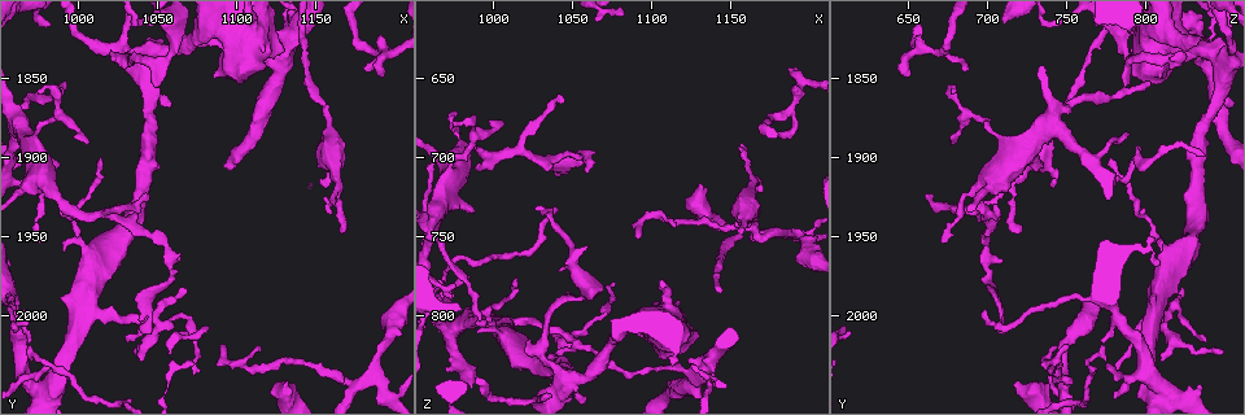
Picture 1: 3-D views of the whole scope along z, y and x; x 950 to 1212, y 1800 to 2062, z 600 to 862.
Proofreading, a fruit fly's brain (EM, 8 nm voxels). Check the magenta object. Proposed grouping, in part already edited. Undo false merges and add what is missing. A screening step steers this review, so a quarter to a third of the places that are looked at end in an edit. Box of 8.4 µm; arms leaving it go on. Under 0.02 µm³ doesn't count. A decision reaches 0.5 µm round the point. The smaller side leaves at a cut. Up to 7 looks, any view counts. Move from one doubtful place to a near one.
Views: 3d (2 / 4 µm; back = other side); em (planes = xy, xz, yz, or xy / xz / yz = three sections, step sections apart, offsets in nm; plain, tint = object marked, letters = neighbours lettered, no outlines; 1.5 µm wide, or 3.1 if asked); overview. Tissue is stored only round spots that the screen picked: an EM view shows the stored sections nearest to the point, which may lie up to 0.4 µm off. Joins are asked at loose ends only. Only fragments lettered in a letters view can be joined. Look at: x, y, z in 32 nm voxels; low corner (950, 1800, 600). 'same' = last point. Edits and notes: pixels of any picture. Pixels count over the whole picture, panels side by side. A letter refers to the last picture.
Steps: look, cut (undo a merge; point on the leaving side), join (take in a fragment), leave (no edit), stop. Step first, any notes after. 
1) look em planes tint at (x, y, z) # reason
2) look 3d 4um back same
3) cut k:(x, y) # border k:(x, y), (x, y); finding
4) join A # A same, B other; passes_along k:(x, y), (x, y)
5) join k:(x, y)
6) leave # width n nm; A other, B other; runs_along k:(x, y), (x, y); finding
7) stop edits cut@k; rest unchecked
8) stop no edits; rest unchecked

look em planes letters at (1014, 1900, 776) # branch stops here

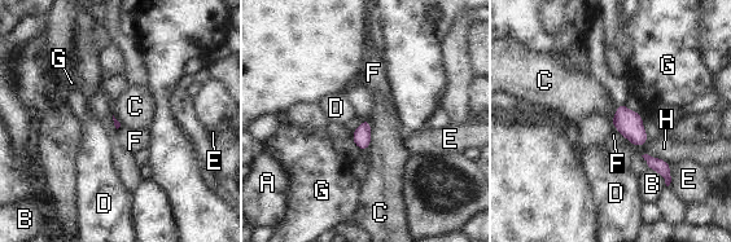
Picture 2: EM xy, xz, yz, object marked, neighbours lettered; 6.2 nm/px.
leave # longest_contact C 190 nm; A other, B other, C other, D other, E other, F other, G other, H other; border 2:(368, 119), (370, 145), (366, 149); none of them fits

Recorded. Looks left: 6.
look em planes letters at (1050, 1856, 786) # branch stops here

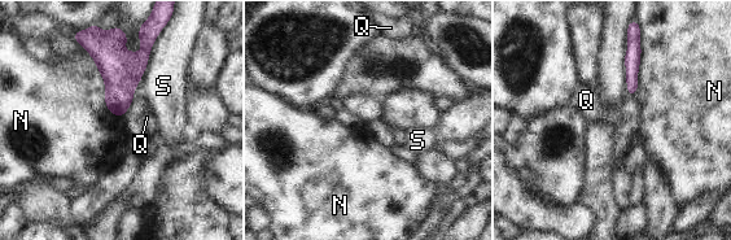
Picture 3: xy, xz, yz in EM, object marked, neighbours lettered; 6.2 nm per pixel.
leave # N other, Q other, S other; no lettered fragment goes on from it

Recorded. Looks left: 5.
look 3d 4um at (1066, 1982, 822) # thin end

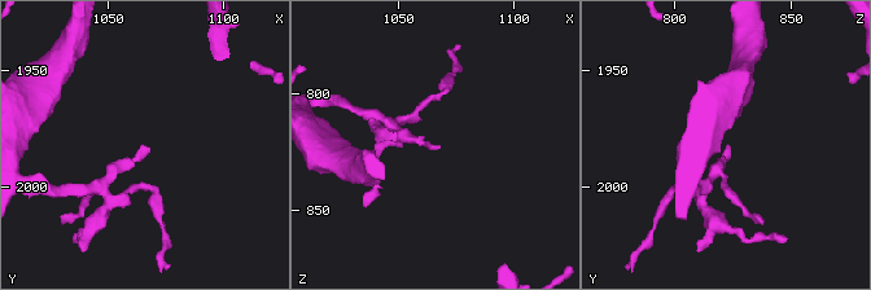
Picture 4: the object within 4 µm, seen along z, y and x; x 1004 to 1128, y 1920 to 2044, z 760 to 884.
look em planes letters at (1066, 1982, 823)

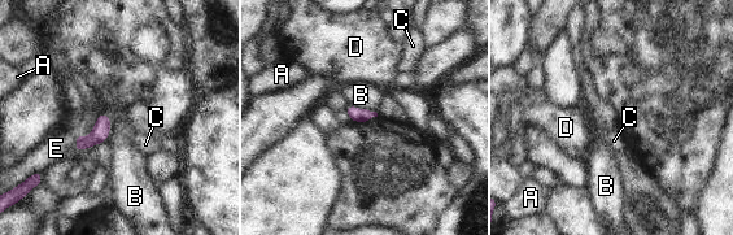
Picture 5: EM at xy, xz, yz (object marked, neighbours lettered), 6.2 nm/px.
leave # A other, B other, C other, D other, E other; border 5:(103, 112), (110, 123), (104, 142); none of them fits

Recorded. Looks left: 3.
stop no edits; rest unchecked

